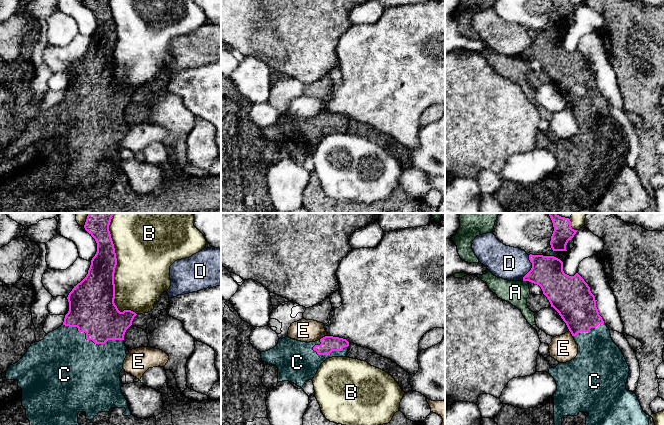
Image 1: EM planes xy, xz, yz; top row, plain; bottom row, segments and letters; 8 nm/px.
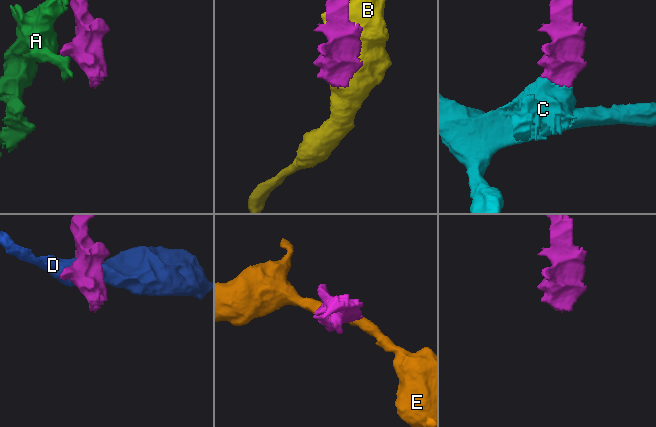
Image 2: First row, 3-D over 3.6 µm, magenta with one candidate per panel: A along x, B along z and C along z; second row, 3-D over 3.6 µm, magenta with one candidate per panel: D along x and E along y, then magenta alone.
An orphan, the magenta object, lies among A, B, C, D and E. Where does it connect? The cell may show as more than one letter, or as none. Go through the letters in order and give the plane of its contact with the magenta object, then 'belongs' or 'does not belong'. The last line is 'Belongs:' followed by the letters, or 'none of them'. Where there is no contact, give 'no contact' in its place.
A: meets magenta in yz; does not belong
B: meets magenta in xy; does not belong
C: meets magenta in xy; belongs
D: meets magenta in yz; does not belong
E: meets magenta in xz; does not belong
Belongs: C

